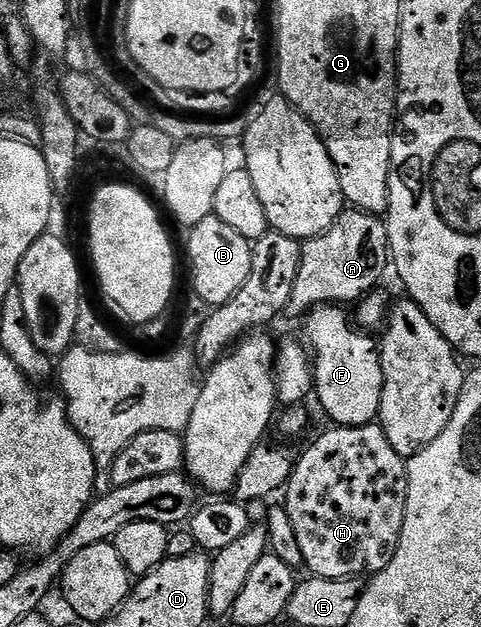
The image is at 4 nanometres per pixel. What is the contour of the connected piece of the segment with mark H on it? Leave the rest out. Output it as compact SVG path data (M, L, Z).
M377 423L356 426L355 428L331 427L331 432L326 432L303 456L297 457L294 472L284 489L284 505L292 520L292 527L296 532L297 544L300 545L300 552L303 554L303 562L310 576L319 576L329 580L339 580L349 576L369 578L374 573L384 570L388 562L396 554L396 546L400 542L400 530L404 530L404 510L408 502L408 474L406 473L406 460L396 450L392 450L392 442L388 442L388 434Z

